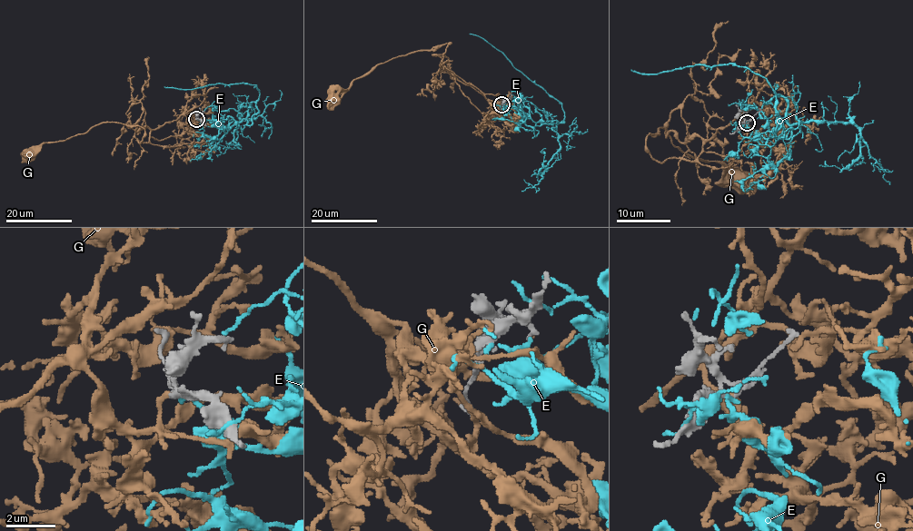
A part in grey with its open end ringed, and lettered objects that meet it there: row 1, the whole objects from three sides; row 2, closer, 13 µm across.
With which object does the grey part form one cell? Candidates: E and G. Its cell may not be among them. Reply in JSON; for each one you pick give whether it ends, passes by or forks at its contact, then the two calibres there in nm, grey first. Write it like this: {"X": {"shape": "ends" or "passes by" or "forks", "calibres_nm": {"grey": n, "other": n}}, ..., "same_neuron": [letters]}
{"G": {"shape": "ends", "calibres_nm": {"grey": 190, "other": 200}}, "same_neuron": ["G"]}

